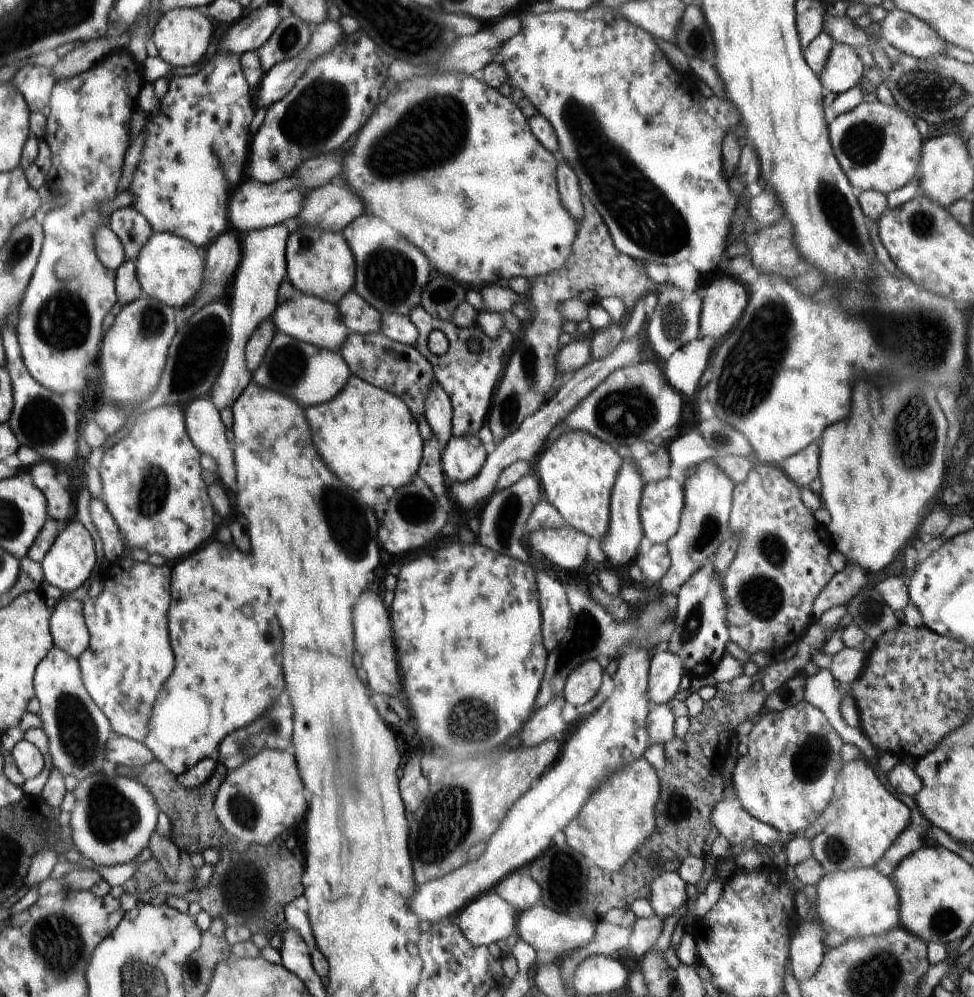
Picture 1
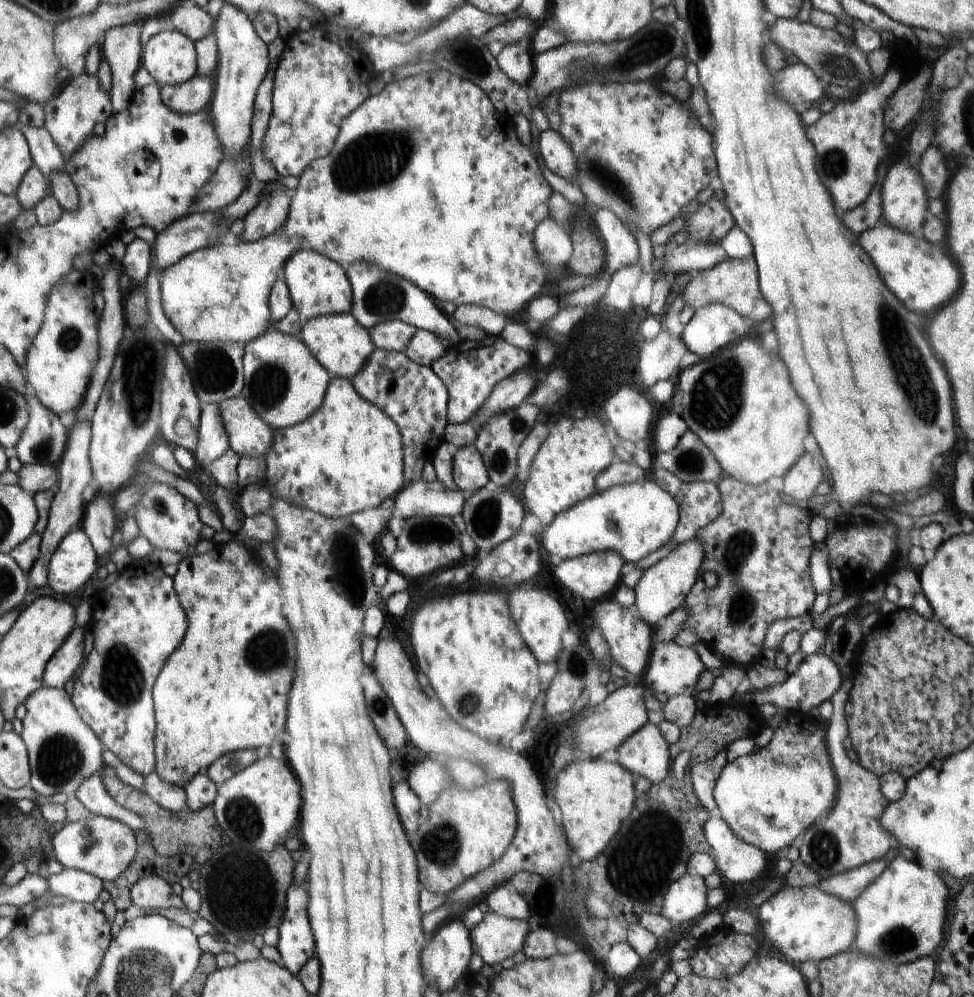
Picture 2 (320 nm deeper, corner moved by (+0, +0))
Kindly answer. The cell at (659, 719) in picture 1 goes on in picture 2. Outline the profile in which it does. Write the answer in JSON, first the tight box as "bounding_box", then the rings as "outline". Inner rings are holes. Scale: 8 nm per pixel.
{"bounding_box":[617,721,671,785],"outline":[[[648,721],[641,726],[631,737],[617,749],[619,754],[619,763],[637,779],[639,776],[646,778],[653,785],[660,785],[669,776],[671,763],[669,757],[669,745],[662,734],[662,727],[652,724]]]}

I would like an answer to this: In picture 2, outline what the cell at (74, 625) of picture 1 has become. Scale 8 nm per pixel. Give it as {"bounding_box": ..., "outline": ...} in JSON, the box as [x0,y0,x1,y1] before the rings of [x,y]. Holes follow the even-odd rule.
{"bounding_box":[43,627,84,689],"outline":[[[81,627],[69,635],[55,656],[47,662],[43,674],[43,686],[53,689],[66,687],[82,662],[83,648],[84,635]]]}

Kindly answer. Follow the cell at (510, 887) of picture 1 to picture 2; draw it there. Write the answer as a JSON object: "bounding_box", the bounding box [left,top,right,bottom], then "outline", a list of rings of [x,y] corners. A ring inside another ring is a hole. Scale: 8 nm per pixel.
{"bounding_box":[483,881,530,921],"outline":[[[511,881],[494,887],[483,899],[497,915],[521,921],[526,921],[530,916],[528,903],[518,894]]]}

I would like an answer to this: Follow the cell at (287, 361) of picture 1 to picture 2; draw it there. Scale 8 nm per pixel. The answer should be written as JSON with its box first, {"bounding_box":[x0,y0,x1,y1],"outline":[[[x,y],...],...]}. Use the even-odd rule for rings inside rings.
{"bounding_box":[241,329,332,429],"outline":[[[268,329],[260,337],[244,346],[243,374],[245,386],[241,395],[247,399],[259,416],[267,422],[269,426],[276,429],[284,429],[304,422],[312,413],[316,412],[323,404],[327,394],[327,386],[330,384],[332,376],[327,369],[319,362],[319,359],[311,353],[311,349],[301,338],[281,333],[274,329]]]}

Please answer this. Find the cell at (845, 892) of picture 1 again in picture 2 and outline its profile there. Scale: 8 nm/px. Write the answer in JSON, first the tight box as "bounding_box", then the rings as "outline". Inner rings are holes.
{"bounding_box":[758,884,855,968],"outline":[[[788,884],[780,887],[771,898],[758,907],[758,921],[761,926],[760,938],[763,949],[771,950],[774,946],[776,951],[780,952],[780,957],[796,968],[799,968],[806,960],[819,963],[824,959],[848,951],[855,937],[855,918],[851,904],[816,887],[800,888]]]}

